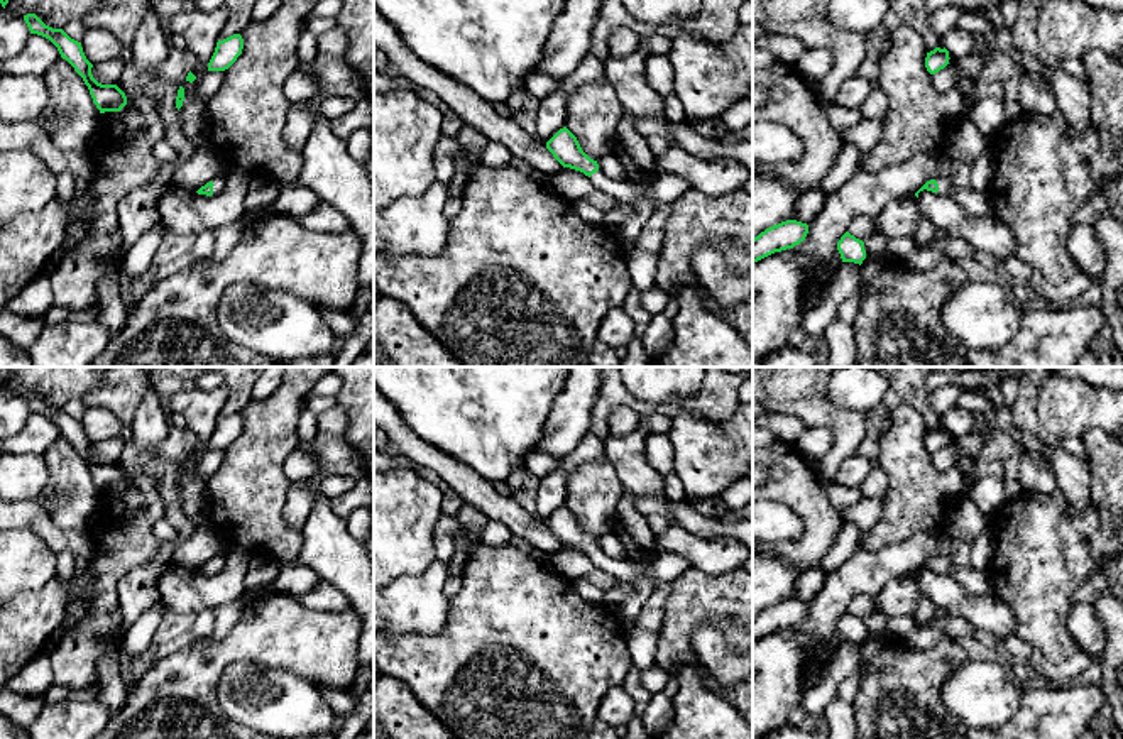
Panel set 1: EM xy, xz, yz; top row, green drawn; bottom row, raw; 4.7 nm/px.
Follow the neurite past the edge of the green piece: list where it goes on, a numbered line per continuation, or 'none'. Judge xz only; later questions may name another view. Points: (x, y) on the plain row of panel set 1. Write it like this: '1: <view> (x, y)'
1: xz (626, 570)

